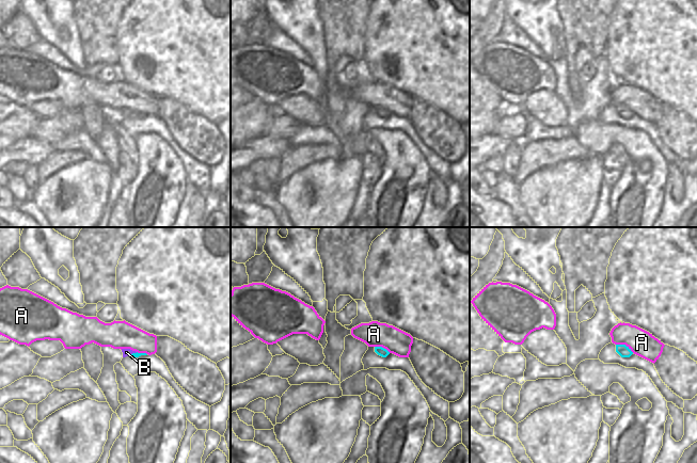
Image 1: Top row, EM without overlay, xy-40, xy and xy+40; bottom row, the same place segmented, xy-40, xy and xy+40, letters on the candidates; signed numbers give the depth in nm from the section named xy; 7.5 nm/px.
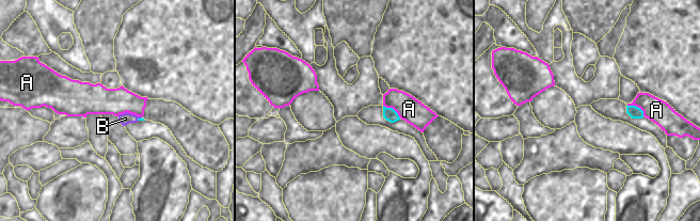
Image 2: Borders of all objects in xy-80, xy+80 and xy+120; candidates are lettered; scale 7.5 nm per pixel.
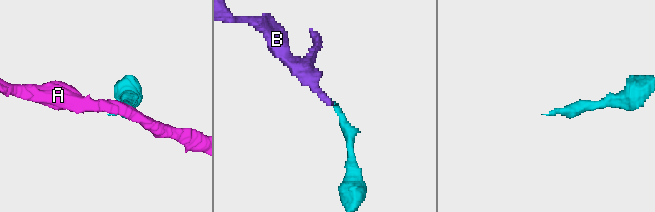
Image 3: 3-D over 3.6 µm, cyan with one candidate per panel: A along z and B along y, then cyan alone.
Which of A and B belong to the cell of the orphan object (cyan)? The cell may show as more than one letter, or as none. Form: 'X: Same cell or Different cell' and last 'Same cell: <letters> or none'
A: Different cell
B: Same cell
Same cell: B

